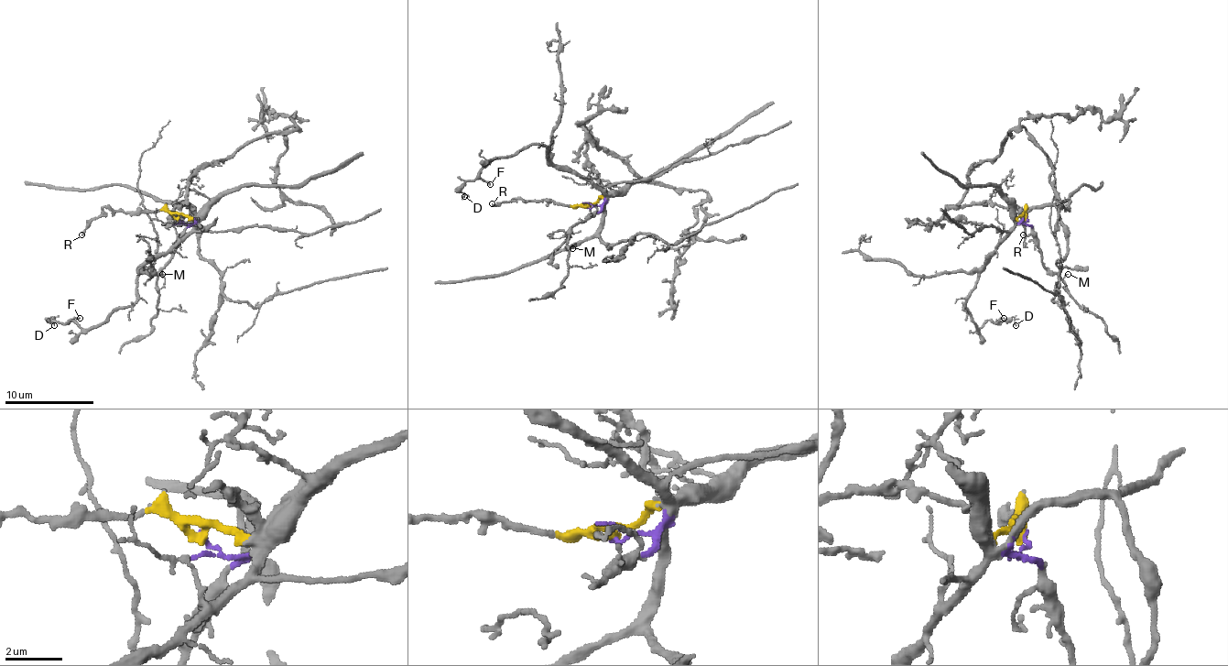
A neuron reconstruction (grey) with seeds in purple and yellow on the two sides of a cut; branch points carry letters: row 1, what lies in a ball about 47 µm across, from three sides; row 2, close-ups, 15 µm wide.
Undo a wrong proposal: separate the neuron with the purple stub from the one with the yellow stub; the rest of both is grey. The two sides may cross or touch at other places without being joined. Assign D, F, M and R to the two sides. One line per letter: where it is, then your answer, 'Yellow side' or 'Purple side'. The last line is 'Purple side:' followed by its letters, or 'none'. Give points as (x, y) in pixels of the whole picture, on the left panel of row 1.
D: Place: (54, 325). Purple side
F: Place: (80, 318). Purple side
M: Place: (162, 274). Purple side
R: Place: (81, 234). Yellow side
Purple side: D, F, M

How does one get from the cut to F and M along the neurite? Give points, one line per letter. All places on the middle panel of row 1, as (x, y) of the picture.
F: (589, 207), (600, 205), (604, 196), (575, 171), (562, 171), (542, 145), (493, 158), (479, 174), (490, 185)
M: (589, 207), (600, 207), (570, 230), (566, 243), (575, 243), (573, 247)

